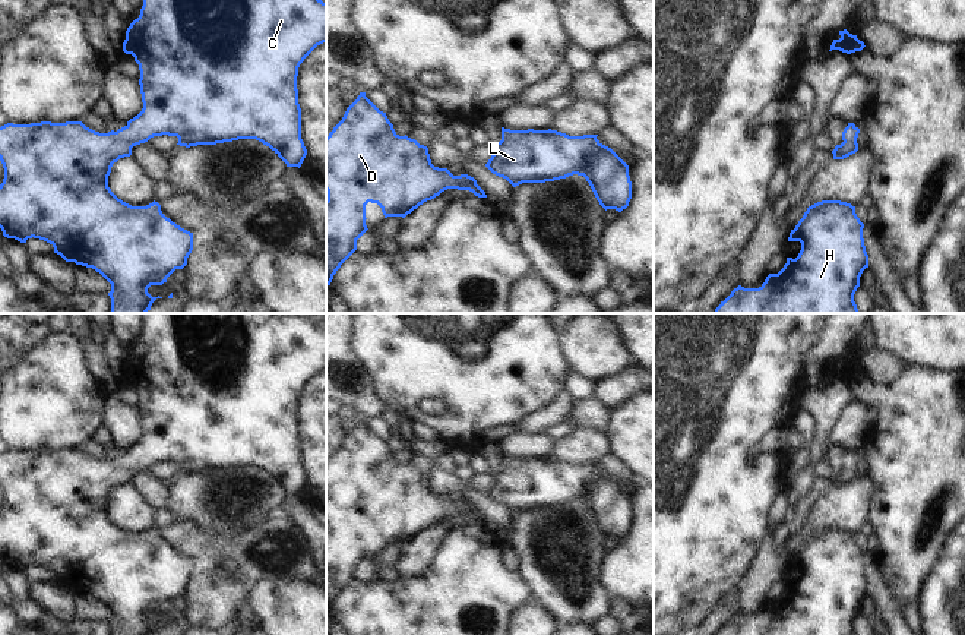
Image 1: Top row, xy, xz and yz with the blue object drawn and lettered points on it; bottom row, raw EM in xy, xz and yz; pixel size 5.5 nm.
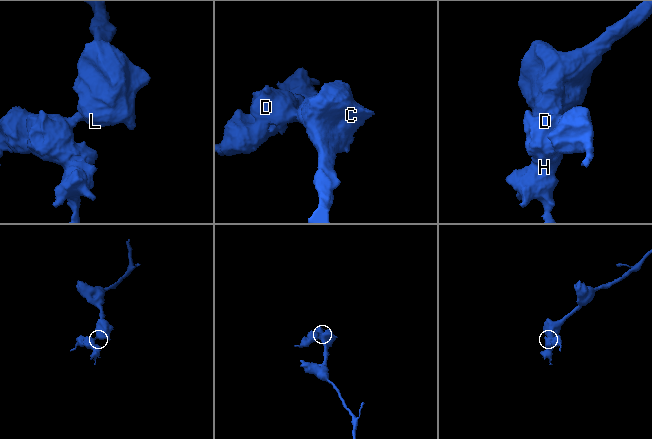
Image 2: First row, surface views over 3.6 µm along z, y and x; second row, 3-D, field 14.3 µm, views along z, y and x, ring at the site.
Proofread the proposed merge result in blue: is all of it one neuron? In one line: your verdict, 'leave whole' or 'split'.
leave whole

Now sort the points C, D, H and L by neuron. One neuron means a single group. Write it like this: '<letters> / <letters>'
C D H L

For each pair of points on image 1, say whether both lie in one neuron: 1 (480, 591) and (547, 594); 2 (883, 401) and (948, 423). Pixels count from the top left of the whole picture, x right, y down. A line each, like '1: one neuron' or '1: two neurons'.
1: two neurons
2: one neuron

